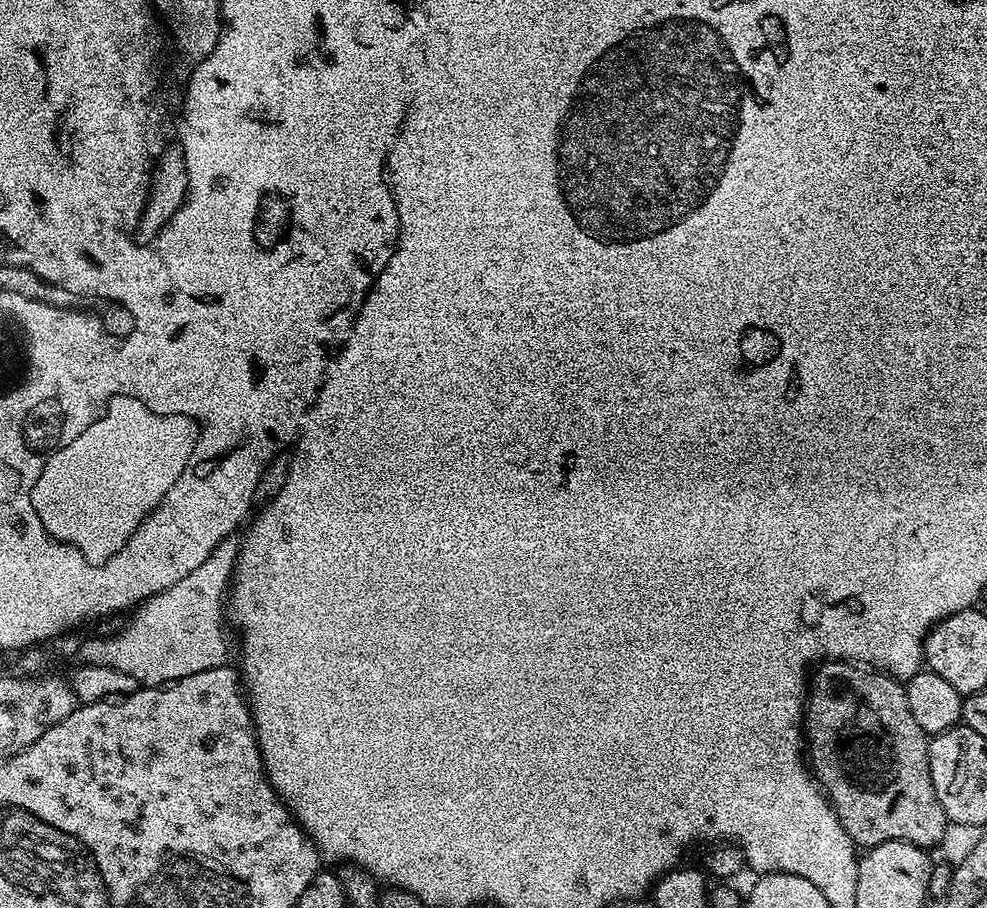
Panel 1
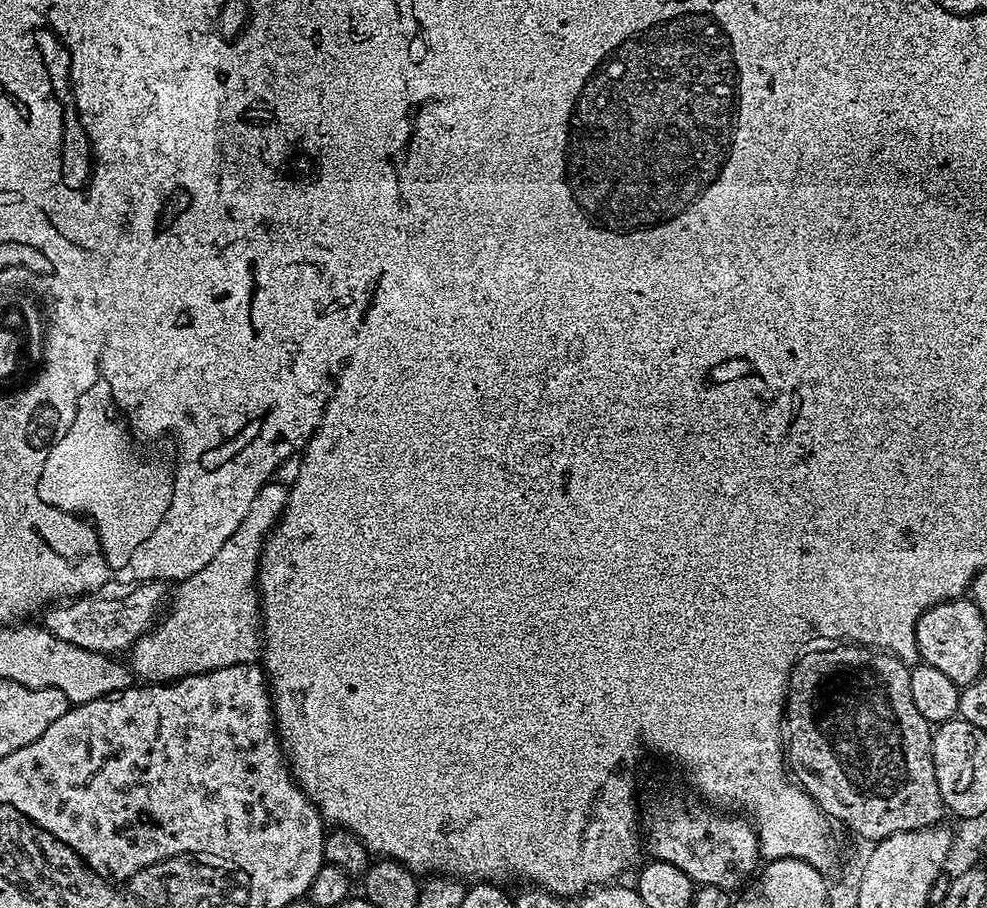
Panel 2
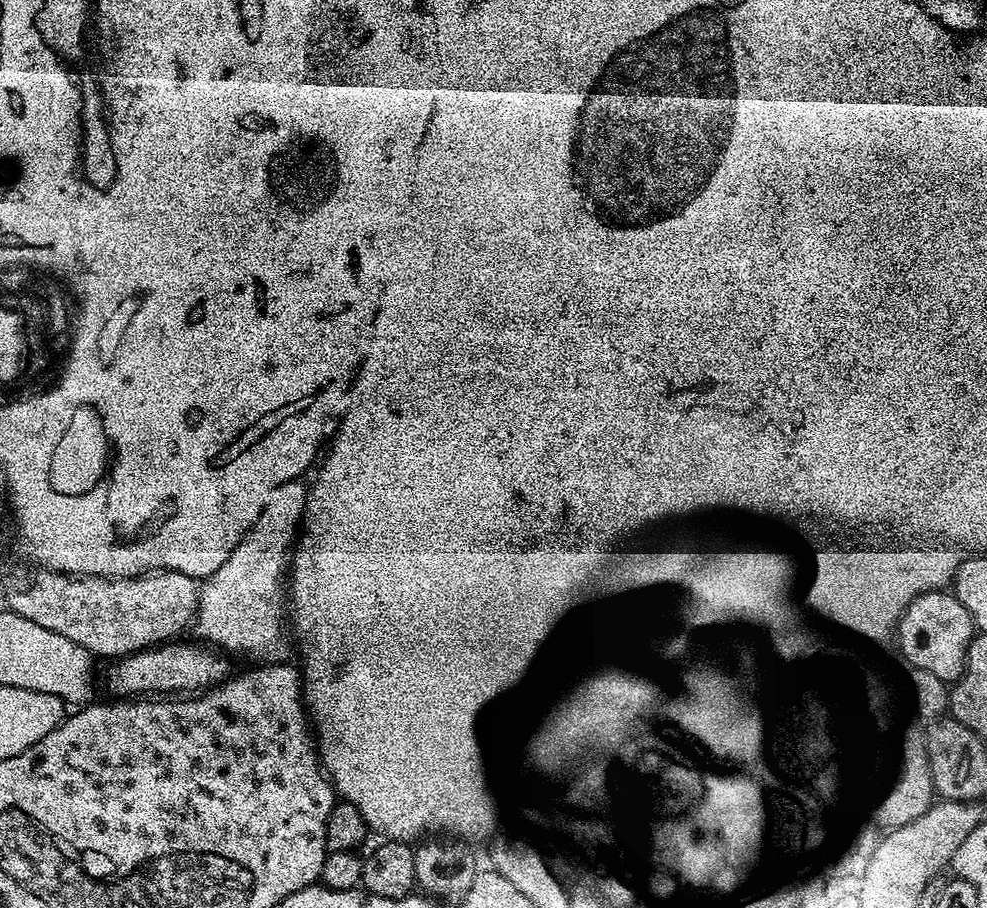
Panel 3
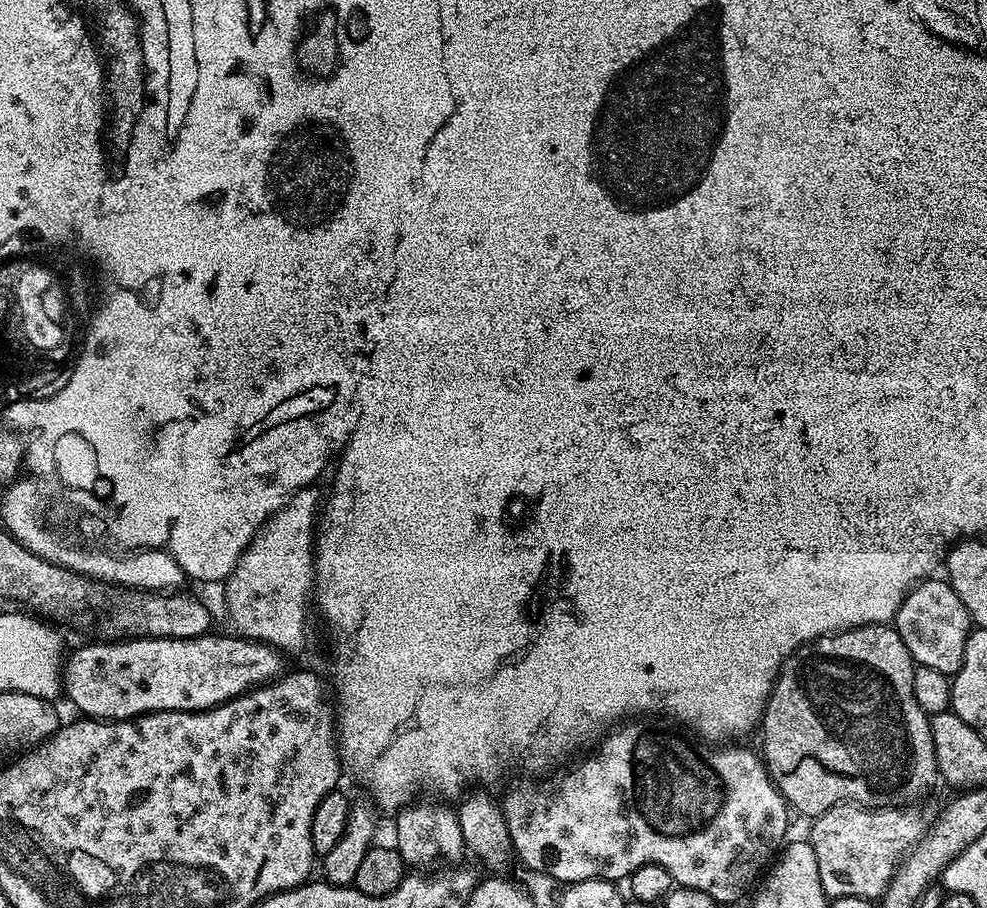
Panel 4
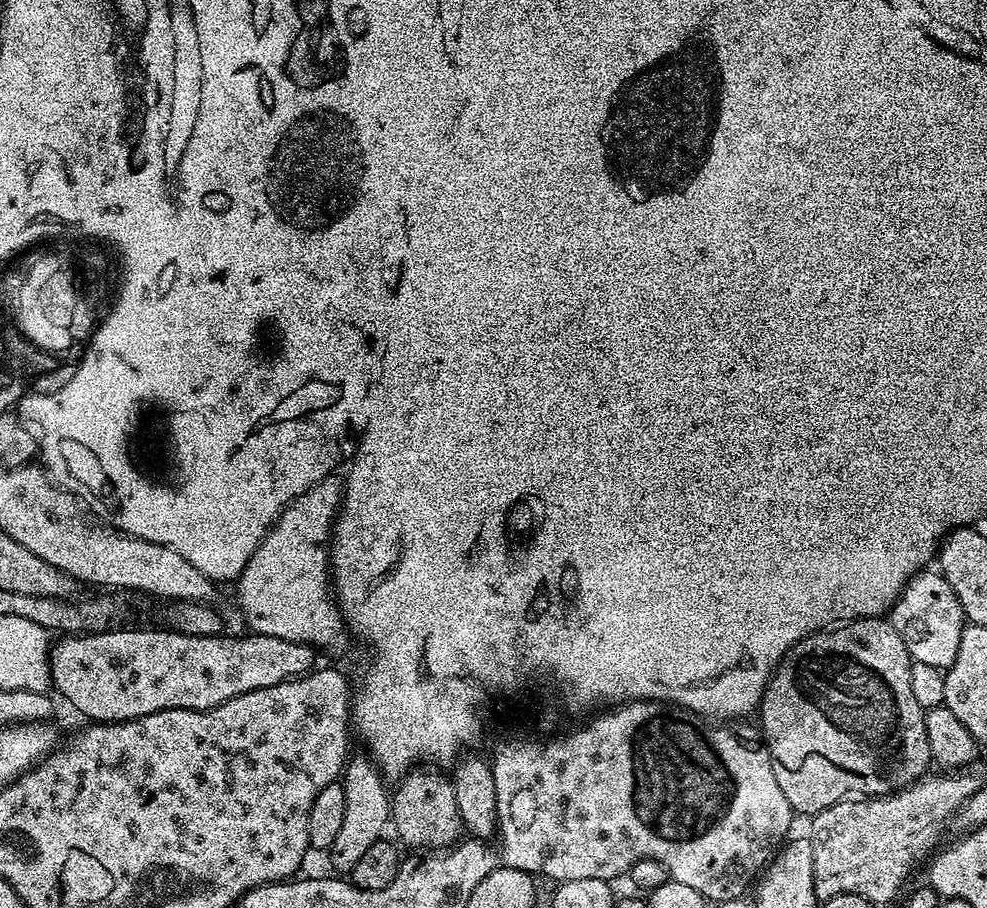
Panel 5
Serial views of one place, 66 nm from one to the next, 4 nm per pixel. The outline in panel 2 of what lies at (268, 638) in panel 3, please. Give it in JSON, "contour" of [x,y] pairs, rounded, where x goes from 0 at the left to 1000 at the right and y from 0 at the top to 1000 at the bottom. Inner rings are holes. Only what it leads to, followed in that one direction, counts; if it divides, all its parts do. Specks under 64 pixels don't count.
{"contour":[[[273,531],[261,540],[252,565],[245,570],[245,579],[229,593],[225,606],[221,606],[201,632],[193,632],[193,637],[177,644],[178,653],[175,656],[173,653],[168,673],[154,693],[134,710],[132,735],[141,748],[143,744],[143,750],[165,753],[229,733],[257,731],[264,726],[263,613],[288,564],[292,543],[289,534],[287,537],[280,532]]]}

